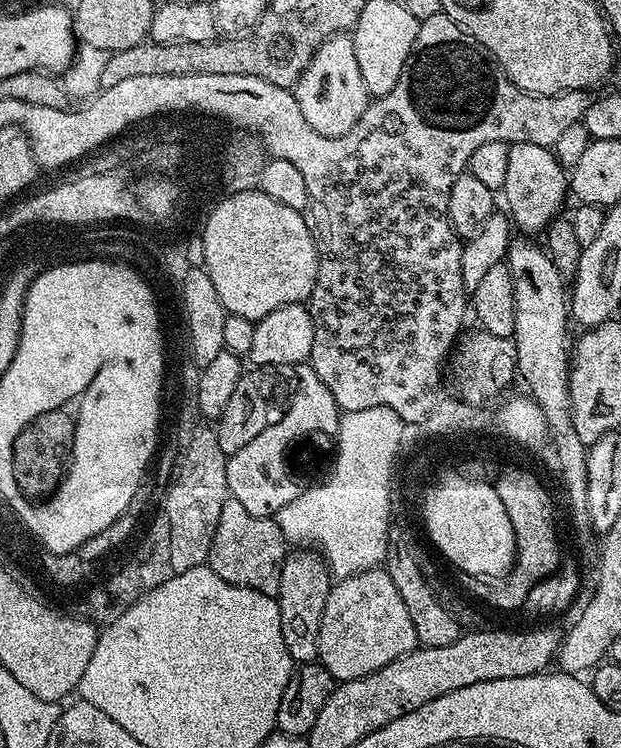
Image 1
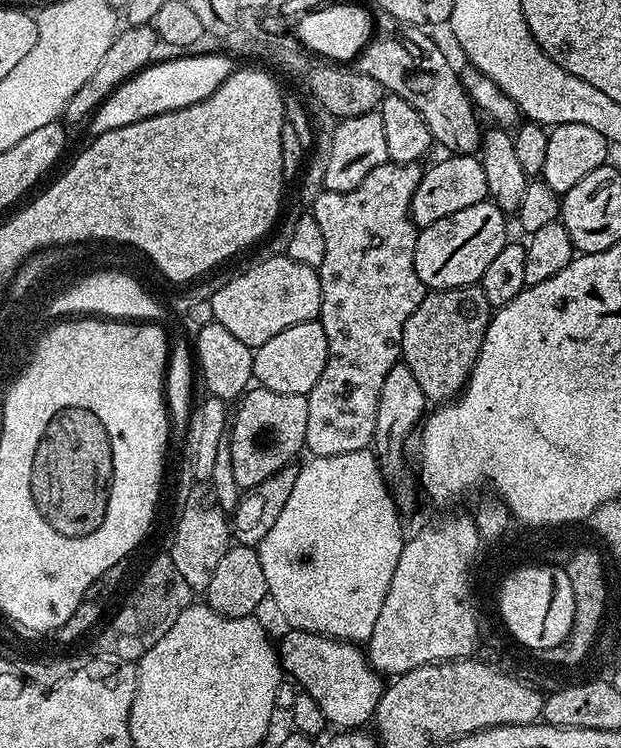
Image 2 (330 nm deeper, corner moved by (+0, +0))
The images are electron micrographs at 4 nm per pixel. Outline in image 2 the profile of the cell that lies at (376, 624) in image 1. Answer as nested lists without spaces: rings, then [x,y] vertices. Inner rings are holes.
[[[295,630],[285,631],[285,636],[278,640],[278,655],[280,667],[285,673],[288,672],[301,684],[303,695],[314,698],[318,702],[318,710],[322,710],[325,721],[329,725],[337,724],[335,727],[340,730],[360,730],[364,724],[373,719],[376,714],[376,707],[382,698],[386,684],[381,673],[377,672],[368,662],[367,655],[360,652],[355,643],[346,640],[335,640],[329,636],[319,636],[313,632],[298,632]]]

